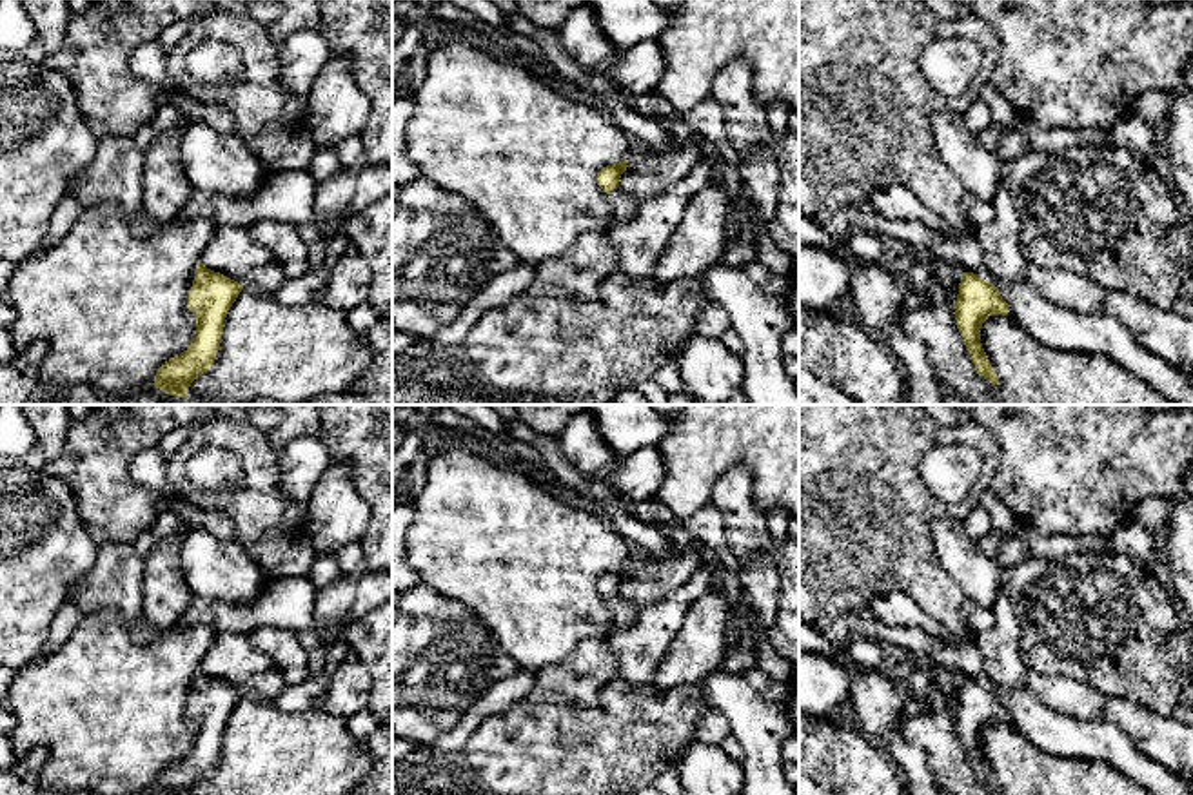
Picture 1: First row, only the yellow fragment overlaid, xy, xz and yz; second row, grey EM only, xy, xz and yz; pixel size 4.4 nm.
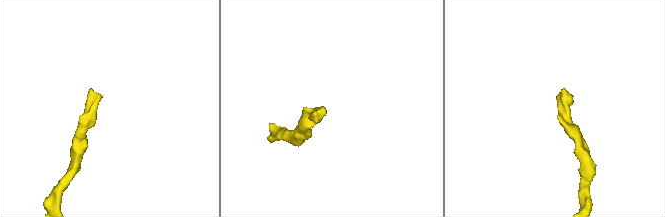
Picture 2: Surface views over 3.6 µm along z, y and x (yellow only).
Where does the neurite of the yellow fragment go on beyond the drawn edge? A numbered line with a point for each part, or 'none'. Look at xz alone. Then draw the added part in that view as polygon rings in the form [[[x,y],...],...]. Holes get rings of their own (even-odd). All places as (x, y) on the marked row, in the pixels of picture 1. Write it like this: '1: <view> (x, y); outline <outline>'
1: xz (625, 207); outline [[[621,187],[614,189],[608,196],[612,201],[612,223],[625,225],[632,221],[639,209],[639,203],[634,200],[634,196]]]

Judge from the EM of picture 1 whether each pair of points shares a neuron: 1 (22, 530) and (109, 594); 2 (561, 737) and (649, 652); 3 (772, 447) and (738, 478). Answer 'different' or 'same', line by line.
1: different
2: different
3: different

